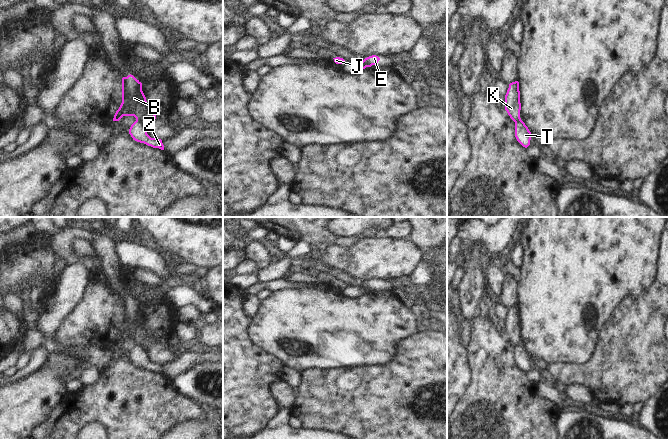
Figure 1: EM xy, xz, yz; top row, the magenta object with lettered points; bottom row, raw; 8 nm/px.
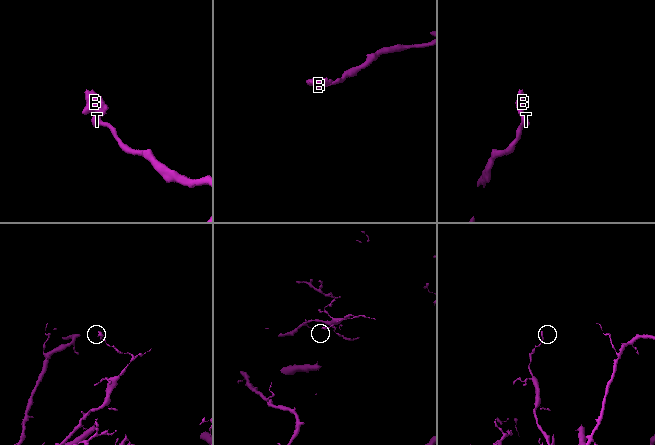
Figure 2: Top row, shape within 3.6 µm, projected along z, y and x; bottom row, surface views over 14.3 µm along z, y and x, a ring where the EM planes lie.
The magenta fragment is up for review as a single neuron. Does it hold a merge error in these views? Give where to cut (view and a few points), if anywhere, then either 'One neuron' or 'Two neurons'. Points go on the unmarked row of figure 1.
Split along xy (136, 343), (144, 349). Two neurons

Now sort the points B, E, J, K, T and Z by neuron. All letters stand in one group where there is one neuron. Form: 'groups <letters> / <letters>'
groups B E J K / T Z

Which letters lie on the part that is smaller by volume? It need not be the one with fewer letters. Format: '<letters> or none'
B, E, J, K

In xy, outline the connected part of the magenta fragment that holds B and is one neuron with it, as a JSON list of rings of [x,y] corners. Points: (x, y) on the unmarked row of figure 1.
[[[131,298],[122,302],[122,327],[116,335],[113,345],[119,345],[123,340],[134,340],[144,349],[156,343],[154,333],[147,327],[142,315],[142,307]]]

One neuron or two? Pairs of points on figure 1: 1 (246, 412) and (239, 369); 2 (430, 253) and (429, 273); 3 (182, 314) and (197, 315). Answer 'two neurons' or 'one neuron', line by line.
1: one neuron
2: two neurons
3: one neuron

